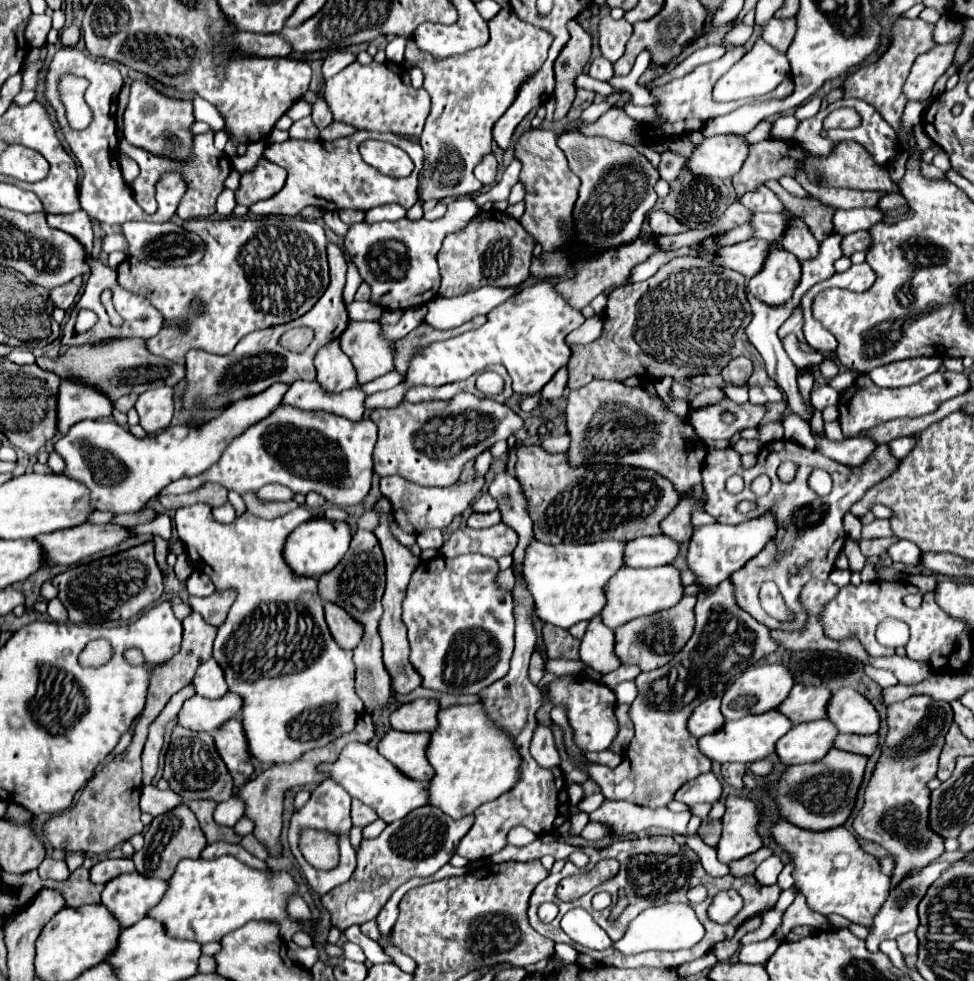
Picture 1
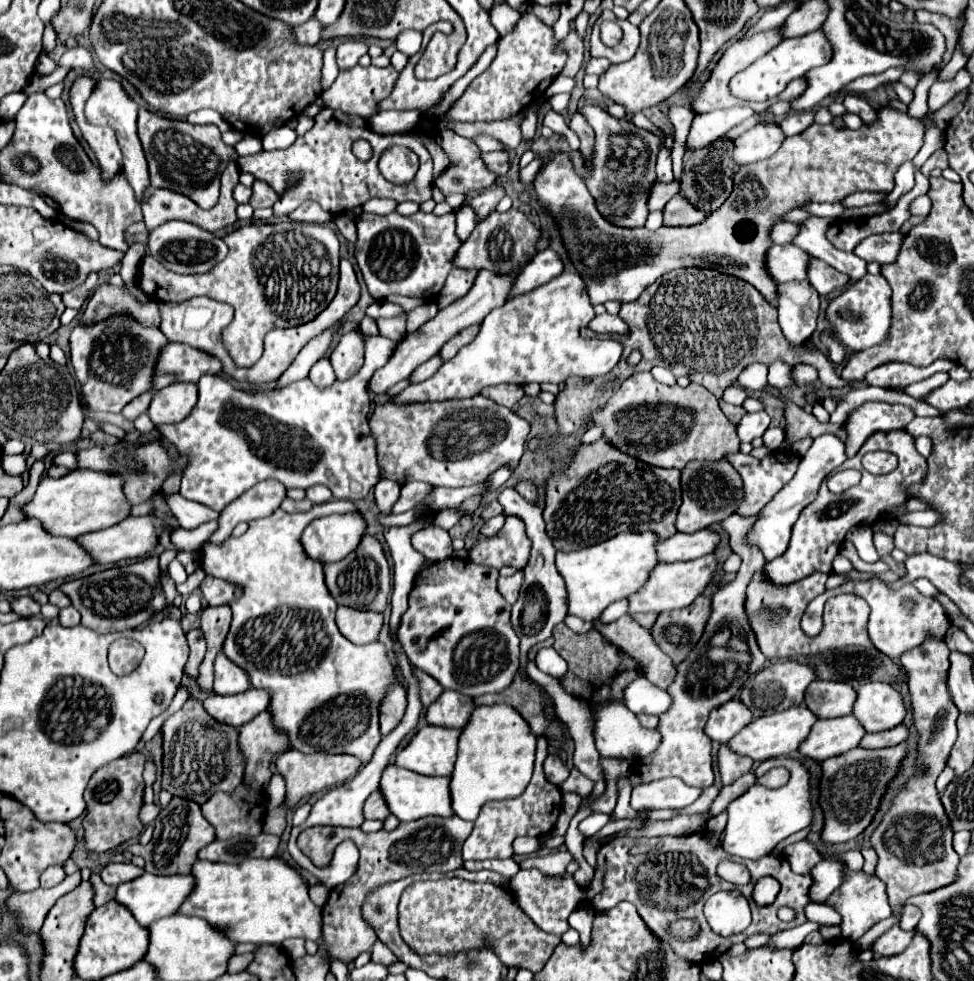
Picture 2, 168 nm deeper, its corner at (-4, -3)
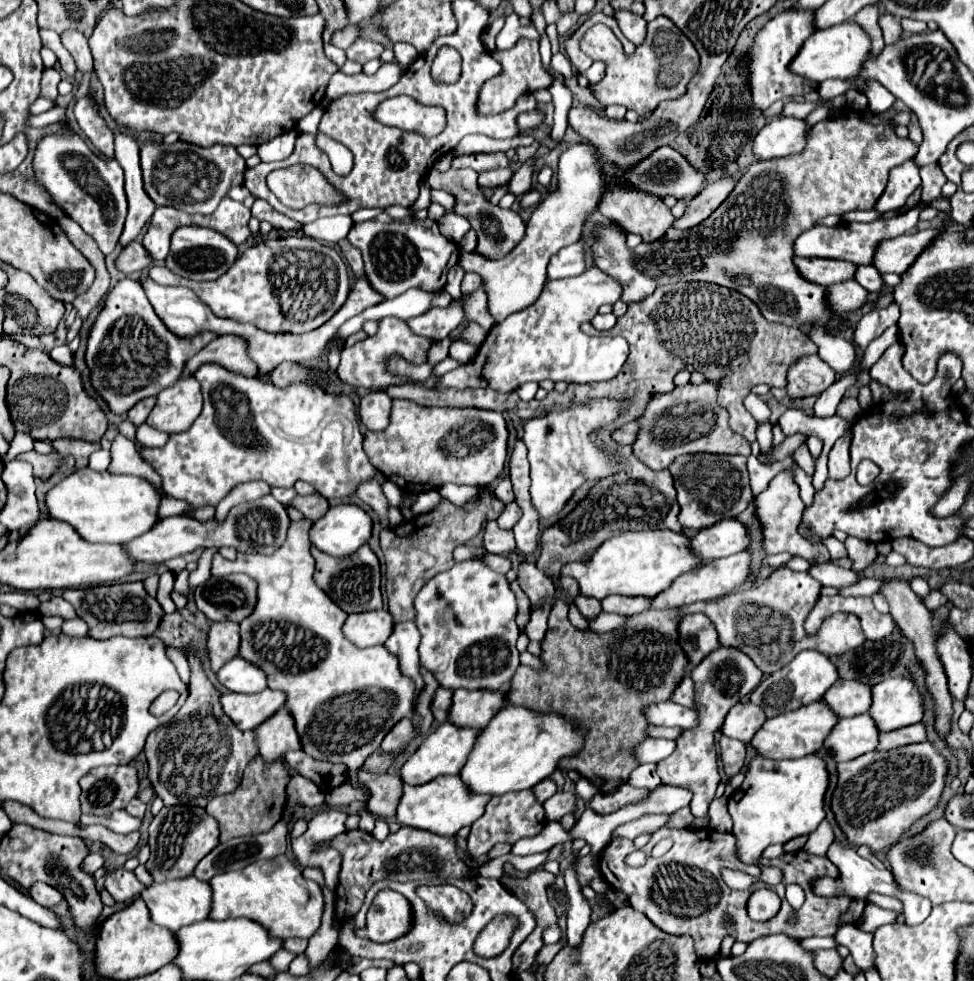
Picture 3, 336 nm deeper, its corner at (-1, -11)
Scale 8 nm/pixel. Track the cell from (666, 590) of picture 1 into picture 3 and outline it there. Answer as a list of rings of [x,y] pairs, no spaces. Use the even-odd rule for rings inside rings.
[[[739,552],[739,554],[727,556],[727,558],[719,558],[719,560],[711,560],[703,568],[679,576],[671,584],[671,588],[667,588],[659,596],[655,596],[653,608],[677,608],[677,606],[685,606],[685,604],[693,604],[693,602],[701,602],[701,600],[717,600],[729,592],[735,592],[749,578],[751,578],[751,556],[747,552]]]

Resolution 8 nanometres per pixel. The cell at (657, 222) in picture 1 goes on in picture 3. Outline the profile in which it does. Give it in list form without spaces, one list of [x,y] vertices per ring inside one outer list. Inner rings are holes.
[[[737,172],[737,176],[723,176],[721,180],[705,186],[705,190],[687,204],[683,218],[675,220],[673,228],[689,230],[701,224],[705,218],[709,218],[721,206],[721,202],[729,196],[729,192],[735,188],[739,178],[741,178],[741,172]]]

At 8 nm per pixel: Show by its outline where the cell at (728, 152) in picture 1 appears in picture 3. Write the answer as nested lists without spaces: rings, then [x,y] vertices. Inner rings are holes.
[[[777,116],[771,122],[767,122],[765,128],[759,130],[759,134],[753,140],[753,152],[761,160],[797,154],[807,144],[807,132],[809,124],[805,120]]]

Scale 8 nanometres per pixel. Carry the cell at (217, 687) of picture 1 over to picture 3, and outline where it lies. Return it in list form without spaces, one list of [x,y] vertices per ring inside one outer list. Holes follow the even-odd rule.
[[[241,658],[227,662],[219,672],[219,682],[227,686],[231,692],[241,694],[255,694],[267,688],[267,676],[255,664],[249,664]]]

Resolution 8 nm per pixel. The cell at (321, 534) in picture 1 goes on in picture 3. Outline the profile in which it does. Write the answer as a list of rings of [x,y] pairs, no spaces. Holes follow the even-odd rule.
[[[337,504],[309,530],[309,540],[331,556],[349,556],[371,538],[373,520],[355,504]]]

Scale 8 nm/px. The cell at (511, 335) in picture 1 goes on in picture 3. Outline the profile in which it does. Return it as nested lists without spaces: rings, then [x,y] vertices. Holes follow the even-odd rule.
[[[595,266],[589,268],[581,276],[573,276],[573,278],[565,278],[565,280],[549,280],[545,284],[545,292],[539,296],[539,300],[533,306],[509,316],[505,322],[495,324],[489,330],[489,336],[485,338],[485,342],[481,344],[477,358],[473,358],[473,362],[469,362],[465,366],[445,374],[441,378],[441,382],[437,384],[437,388],[485,388],[485,386],[489,386],[499,392],[513,392],[525,382],[541,382],[545,378],[549,378],[553,382],[563,380],[569,384],[571,382],[587,384],[587,382],[611,380],[613,376],[619,374],[619,370],[623,368],[623,364],[627,360],[627,354],[629,354],[627,340],[621,336],[587,336],[581,332],[579,326],[583,322],[589,322],[597,314],[597,308],[601,304],[615,304],[617,300],[621,300],[621,284]]]

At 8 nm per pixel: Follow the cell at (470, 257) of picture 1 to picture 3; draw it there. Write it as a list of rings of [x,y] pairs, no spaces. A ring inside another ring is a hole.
[[[471,168],[465,170],[447,170],[447,172],[437,172],[431,170],[429,172],[429,186],[435,190],[443,190],[449,192],[455,198],[455,204],[459,206],[459,214],[465,216],[471,222],[471,228],[477,232],[479,244],[477,244],[477,254],[481,256],[491,256],[493,260],[503,258],[507,252],[511,252],[519,240],[525,236],[525,224],[521,220],[521,216],[515,210],[503,210],[497,204],[491,204],[489,198],[483,194],[483,190],[477,184],[477,172],[473,172]]]

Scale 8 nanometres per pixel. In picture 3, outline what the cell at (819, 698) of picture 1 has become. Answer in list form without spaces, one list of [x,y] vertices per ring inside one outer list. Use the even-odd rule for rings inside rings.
[[[837,680],[823,700],[841,718],[865,714],[871,704],[871,686],[859,680]]]

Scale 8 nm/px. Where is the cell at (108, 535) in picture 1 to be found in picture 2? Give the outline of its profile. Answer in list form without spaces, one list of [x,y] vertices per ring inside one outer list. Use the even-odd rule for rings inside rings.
[[[130,516],[128,520],[122,520],[120,524],[114,524],[112,528],[92,532],[92,534],[80,536],[76,540],[80,540],[80,544],[84,544],[84,548],[88,548],[88,552],[92,552],[92,560],[96,560],[96,564],[110,564],[110,562],[120,562],[126,558],[142,558],[142,556],[150,554],[158,544],[158,534],[162,528],[172,530],[164,520],[158,520],[156,516],[140,516],[140,518]]]

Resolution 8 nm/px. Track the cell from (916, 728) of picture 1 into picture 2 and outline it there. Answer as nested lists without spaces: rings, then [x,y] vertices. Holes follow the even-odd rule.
[[[928,638],[922,646],[918,648],[912,648],[910,652],[902,654],[900,662],[904,664],[904,668],[908,670],[908,688],[910,688],[910,698],[912,698],[912,720],[914,720],[914,726],[916,726],[916,732],[918,732],[918,760],[916,760],[916,770],[918,774],[914,774],[900,790],[898,794],[894,796],[892,800],[892,806],[888,808],[888,812],[884,814],[882,822],[878,824],[878,828],[872,832],[870,836],[870,842],[872,842],[872,848],[876,850],[878,854],[878,866],[876,866],[876,876],[886,884],[886,894],[888,894],[888,900],[890,900],[890,906],[892,906],[892,916],[878,922],[872,930],[868,930],[858,942],[856,942],[856,948],[858,950],[866,950],[878,936],[882,936],[884,932],[888,932],[896,920],[900,918],[900,912],[902,912],[902,906],[904,902],[910,898],[910,896],[916,896],[916,894],[924,894],[924,892],[932,892],[940,886],[946,886],[950,884],[954,878],[956,878],[956,866],[958,866],[958,854],[954,852],[952,848],[952,830],[950,830],[950,820],[942,808],[942,802],[940,802],[940,796],[936,792],[936,778],[938,774],[944,770],[946,766],[946,760],[950,756],[950,750],[956,742],[956,718],[958,718],[958,710],[956,706],[952,704],[952,698],[948,694],[948,688],[946,688],[946,674],[948,674],[948,668],[950,668],[950,650],[946,646],[944,640],[932,640]]]

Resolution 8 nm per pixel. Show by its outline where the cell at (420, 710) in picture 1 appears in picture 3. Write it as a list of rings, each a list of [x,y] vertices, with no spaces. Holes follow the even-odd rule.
[[[507,688],[499,692],[489,690],[455,690],[449,722],[465,728],[485,728],[489,720],[505,706]]]

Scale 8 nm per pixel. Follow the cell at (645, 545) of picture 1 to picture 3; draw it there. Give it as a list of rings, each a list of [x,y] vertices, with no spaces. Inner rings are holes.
[[[737,518],[721,520],[715,526],[703,528],[691,540],[693,552],[697,552],[697,556],[701,556],[707,562],[747,550],[749,544],[751,544],[749,528],[745,528],[745,524],[741,524]]]

